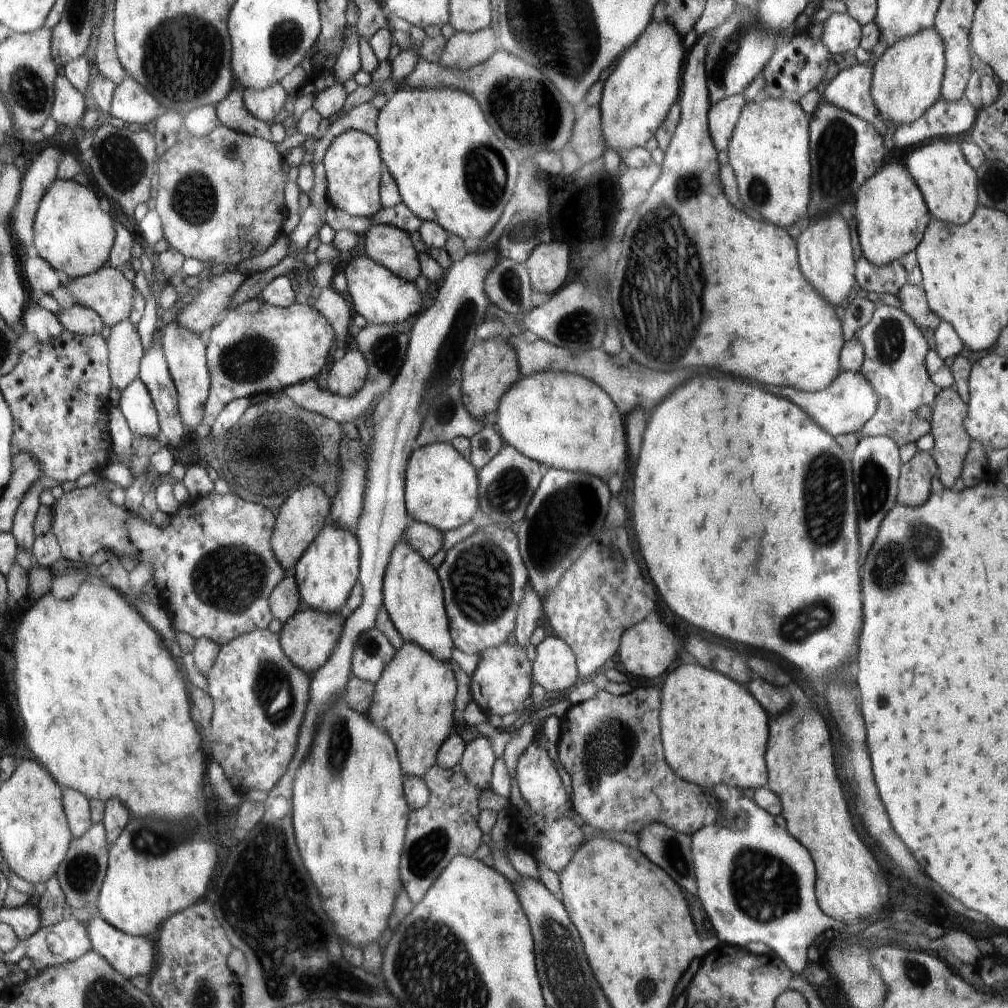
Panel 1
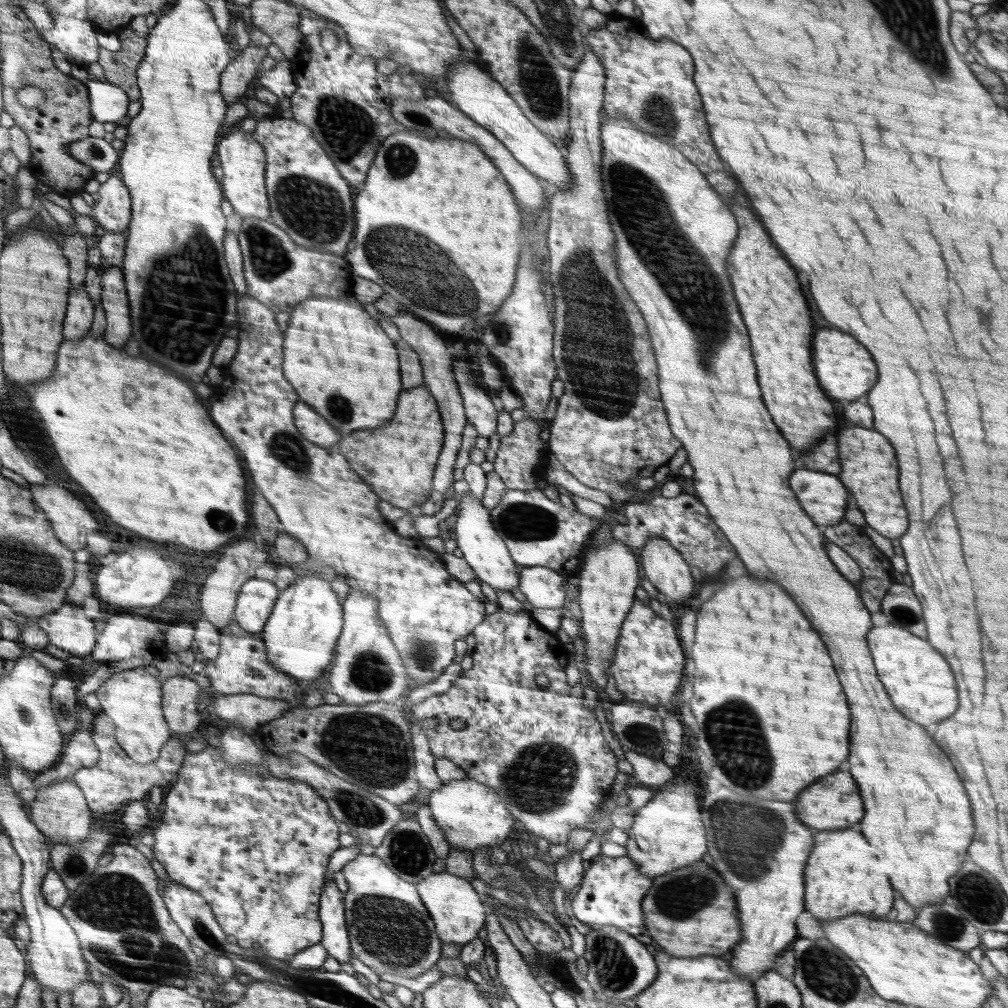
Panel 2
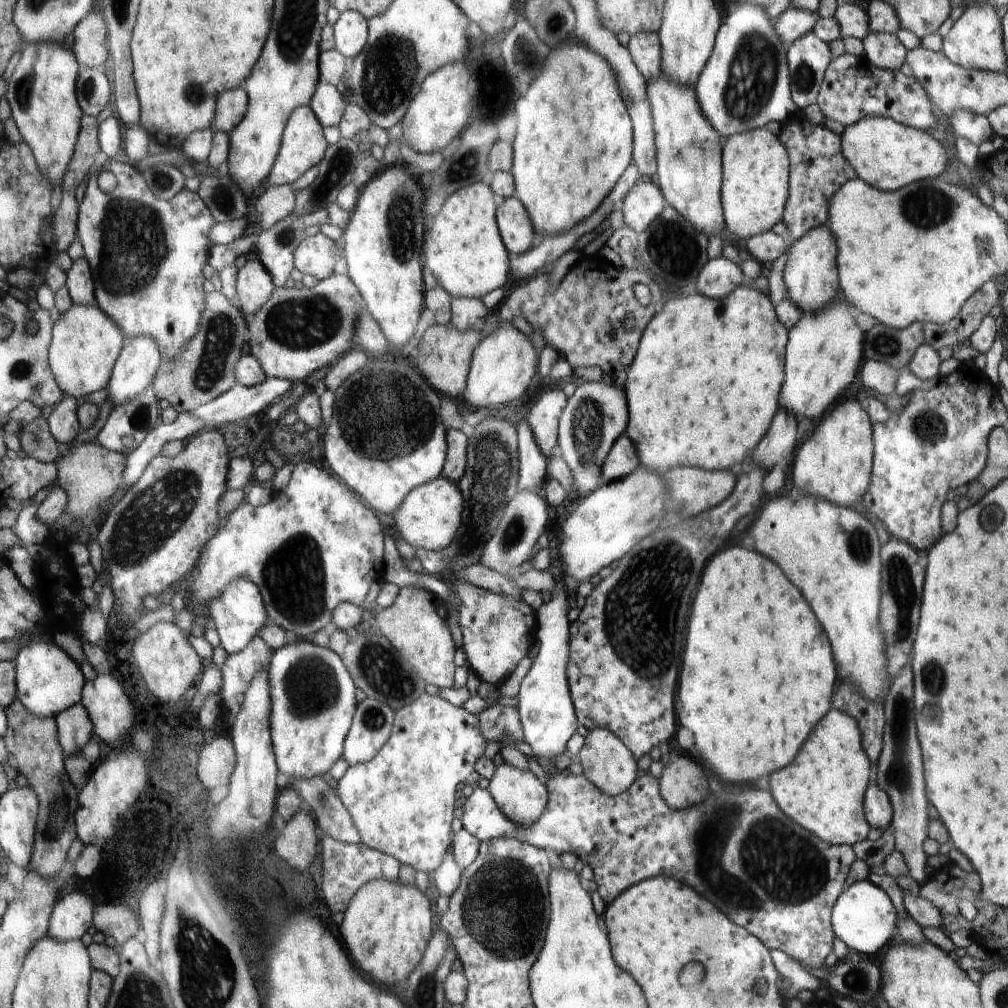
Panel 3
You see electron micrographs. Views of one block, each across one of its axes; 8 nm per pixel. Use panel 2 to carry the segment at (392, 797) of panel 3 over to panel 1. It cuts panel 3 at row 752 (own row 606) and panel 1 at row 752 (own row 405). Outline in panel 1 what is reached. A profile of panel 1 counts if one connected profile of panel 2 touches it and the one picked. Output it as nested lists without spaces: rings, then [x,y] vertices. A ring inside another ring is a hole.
[[[257,629],[222,647],[208,679],[208,692],[215,701],[214,728],[208,730],[214,734],[216,752],[212,756],[226,770],[236,793],[244,794],[250,788],[270,792],[290,769],[298,749],[299,735],[310,701],[312,675],[295,666],[284,655],[280,634],[269,629]]]

